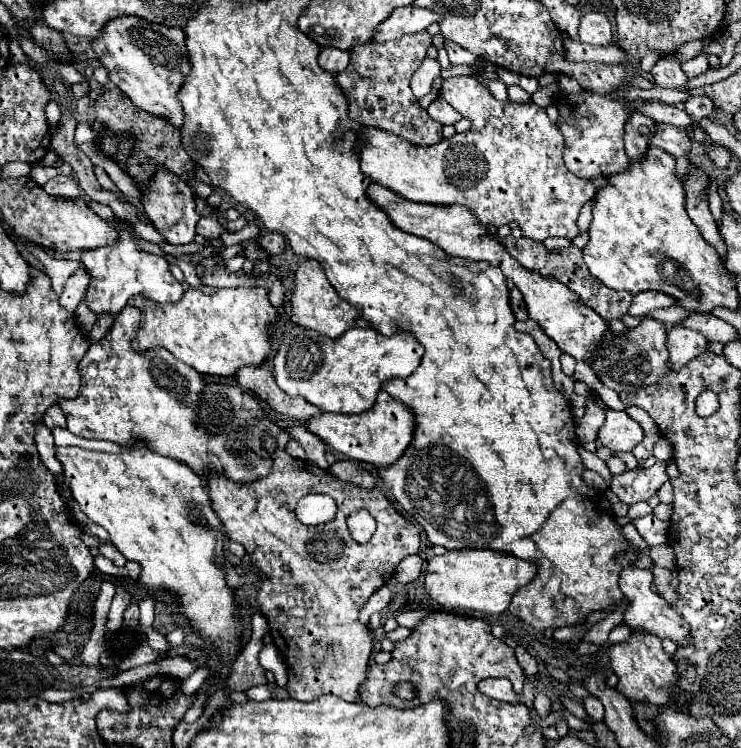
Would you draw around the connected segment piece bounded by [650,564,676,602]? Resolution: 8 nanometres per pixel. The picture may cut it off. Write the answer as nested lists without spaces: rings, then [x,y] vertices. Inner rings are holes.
[[[652,564],[650,572],[654,574],[654,584],[660,592],[660,596],[664,596],[666,602],[672,602],[672,598],[676,598],[676,590],[670,586],[670,580],[672,580],[672,572],[658,566],[658,564]]]

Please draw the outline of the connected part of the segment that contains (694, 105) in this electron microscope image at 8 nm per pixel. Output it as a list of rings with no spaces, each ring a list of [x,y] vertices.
[[[694,96],[686,100],[686,112],[694,118],[692,126],[698,126],[698,120],[702,116],[710,116],[714,110],[714,100],[708,96]]]

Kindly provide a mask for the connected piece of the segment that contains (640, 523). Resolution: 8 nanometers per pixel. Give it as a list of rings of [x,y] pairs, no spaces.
[[[653,514],[636,518],[633,520],[633,523],[649,546],[655,546],[660,542],[667,542],[668,537],[664,534],[669,534],[670,524],[661,521]]]

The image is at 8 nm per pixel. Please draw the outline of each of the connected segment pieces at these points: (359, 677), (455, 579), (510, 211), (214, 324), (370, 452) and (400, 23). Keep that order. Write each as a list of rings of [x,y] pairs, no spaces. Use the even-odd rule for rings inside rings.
[[[214,382],[206,384],[204,390],[200,392],[198,412],[200,412],[198,420],[202,422],[202,426],[206,430],[210,430],[212,434],[238,436],[250,450],[254,450],[262,458],[270,456],[260,446],[262,434],[272,432],[278,440],[278,450],[276,450],[276,454],[272,454],[274,466],[272,466],[272,472],[268,476],[262,476],[256,482],[238,484],[238,482],[226,478],[224,474],[210,472],[206,488],[208,488],[210,500],[212,500],[212,508],[226,528],[226,536],[234,542],[240,542],[246,548],[252,566],[260,570],[258,574],[262,578],[258,584],[256,602],[258,602],[258,610],[268,620],[274,646],[280,650],[282,660],[288,666],[292,666],[292,672],[288,674],[288,686],[286,686],[288,694],[294,700],[304,700],[304,702],[316,700],[322,694],[334,694],[342,700],[358,702],[356,690],[358,690],[360,682],[364,680],[370,650],[372,650],[370,632],[366,626],[362,626],[358,622],[358,612],[364,606],[364,602],[372,596],[372,592],[376,592],[394,574],[394,568],[398,566],[398,562],[402,558],[418,552],[420,532],[418,532],[416,524],[410,522],[408,518],[404,518],[390,504],[390,500],[382,494],[382,490],[378,486],[370,492],[364,490],[364,496],[362,496],[360,486],[342,482],[336,476],[332,478],[332,474],[328,470],[316,468],[308,460],[292,458],[286,452],[286,444],[288,444],[290,436],[278,424],[268,420],[264,410],[262,410],[262,402],[258,398],[254,398],[250,392],[240,390],[240,386],[214,384]],[[312,492],[328,494],[338,502],[338,514],[336,514],[334,522],[320,524],[320,526],[304,526],[296,518],[294,508],[296,508],[298,500],[306,494],[312,494]],[[360,508],[366,508],[376,518],[376,524],[378,524],[378,528],[376,528],[376,532],[368,544],[358,544],[356,540],[352,540],[350,532],[346,528],[346,516],[354,510],[360,510]]]
[[[452,550],[442,556],[434,556],[426,566],[424,586],[430,598],[448,610],[478,610],[500,614],[508,608],[512,594],[526,586],[538,574],[534,562],[514,558],[496,550]]]
[[[472,76],[446,78],[440,96],[454,106],[464,118],[472,122],[472,128],[464,134],[454,134],[434,146],[416,146],[396,134],[378,130],[372,126],[360,126],[358,130],[358,158],[362,172],[372,178],[372,182],[394,190],[398,196],[412,202],[430,204],[462,204],[472,210],[476,220],[486,226],[502,226],[516,220],[522,228],[524,238],[534,242],[544,242],[546,238],[565,238],[572,240],[578,234],[576,218],[580,208],[594,198],[596,186],[590,180],[578,178],[568,172],[562,160],[564,136],[560,128],[548,118],[546,110],[534,102],[512,102],[496,100],[492,92]]]
[[[188,286],[182,298],[168,308],[144,296],[132,296],[128,306],[142,310],[134,344],[136,350],[164,346],[200,374],[234,376],[234,372],[244,364],[262,364],[270,352],[266,326],[276,318],[276,308],[268,300],[268,288],[254,286],[222,290],[212,286]]]
[[[380,390],[376,404],[370,410],[366,410],[362,414],[328,414],[328,412],[322,412],[320,416],[310,418],[306,422],[306,428],[310,432],[314,432],[316,436],[320,436],[336,452],[340,452],[348,458],[370,462],[374,466],[388,466],[396,458],[400,458],[400,454],[410,444],[412,430],[414,430],[414,416],[404,404],[396,402],[388,392]]]
[[[396,8],[372,34],[374,42],[388,42],[394,38],[400,38],[404,34],[416,34],[420,30],[426,30],[432,22],[438,22],[440,14],[428,10],[428,8]]]

